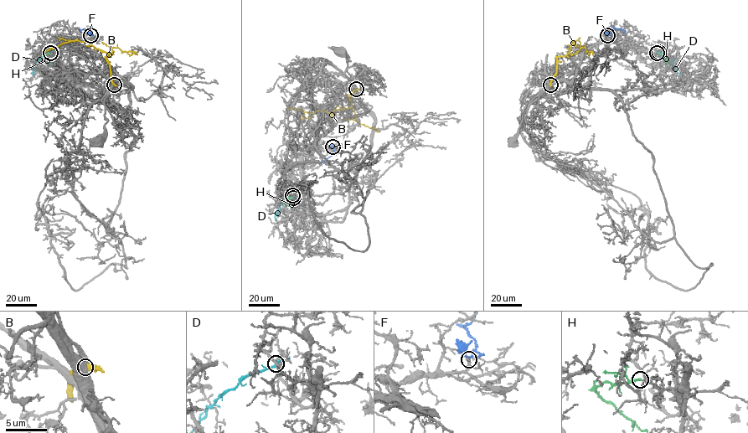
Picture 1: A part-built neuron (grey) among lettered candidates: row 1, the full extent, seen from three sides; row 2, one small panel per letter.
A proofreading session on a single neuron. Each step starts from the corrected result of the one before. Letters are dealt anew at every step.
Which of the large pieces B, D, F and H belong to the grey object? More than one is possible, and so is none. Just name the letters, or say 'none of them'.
F, H

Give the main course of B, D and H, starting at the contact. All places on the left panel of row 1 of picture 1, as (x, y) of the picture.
B: (113, 85), (105, 57), (108, 54), (88, 43), (68, 41), (43, 53)
D: (50, 52), (38, 59), (33, 74)
H: (50, 53), (42, 55), (49, 65)

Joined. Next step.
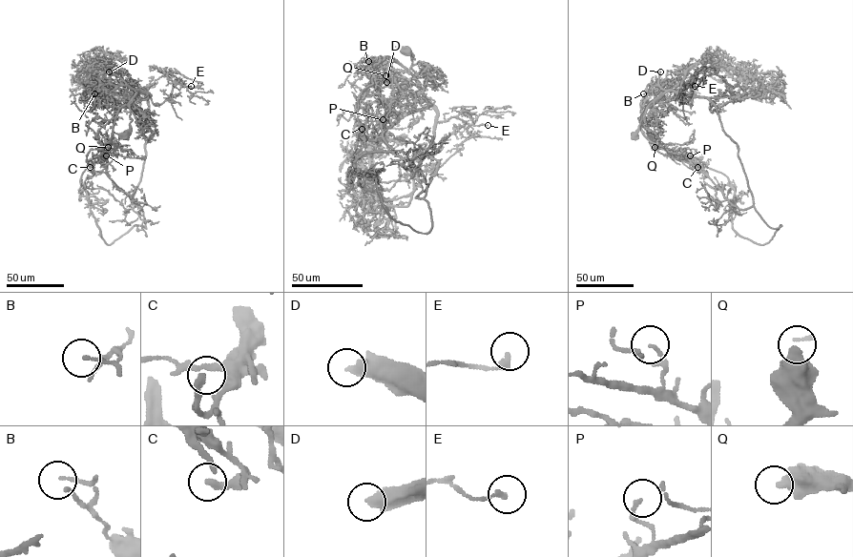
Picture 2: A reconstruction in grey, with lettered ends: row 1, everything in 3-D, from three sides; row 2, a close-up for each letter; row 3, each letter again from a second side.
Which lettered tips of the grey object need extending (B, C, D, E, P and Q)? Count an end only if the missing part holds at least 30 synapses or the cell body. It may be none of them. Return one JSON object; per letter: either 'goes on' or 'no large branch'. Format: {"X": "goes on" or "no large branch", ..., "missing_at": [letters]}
{"B": "no large branch", "C": "no large branch", "D": "goes on", "E": "no large branch", "P": "no large branch", "Q": "no large branch", "missing_at": ["D"]}

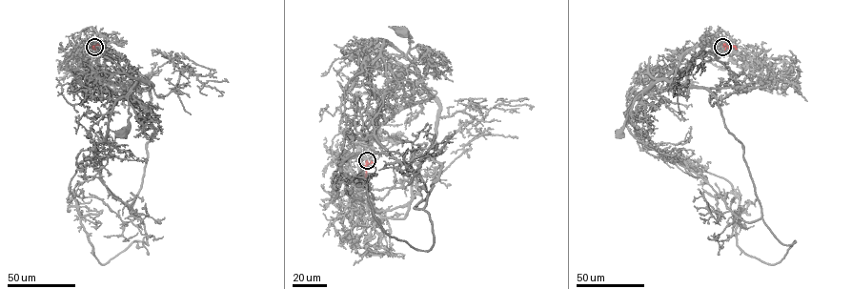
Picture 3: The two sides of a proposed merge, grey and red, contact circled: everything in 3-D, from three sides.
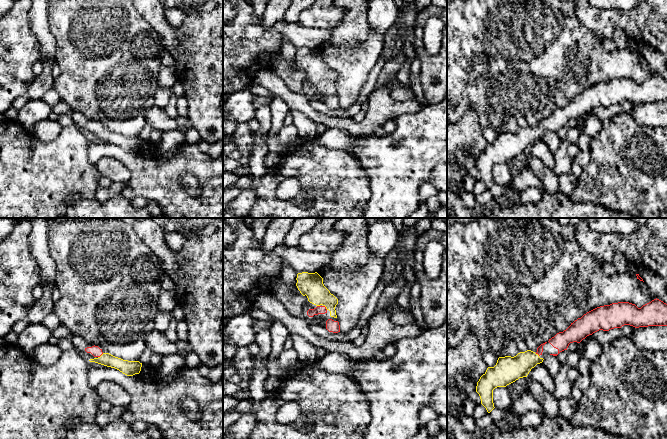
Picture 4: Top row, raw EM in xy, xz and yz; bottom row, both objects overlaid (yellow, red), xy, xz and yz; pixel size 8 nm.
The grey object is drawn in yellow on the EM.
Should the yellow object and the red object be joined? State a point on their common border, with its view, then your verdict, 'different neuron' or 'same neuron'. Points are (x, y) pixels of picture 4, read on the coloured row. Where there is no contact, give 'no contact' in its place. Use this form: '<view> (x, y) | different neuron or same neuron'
xy (101, 355) | same neuron

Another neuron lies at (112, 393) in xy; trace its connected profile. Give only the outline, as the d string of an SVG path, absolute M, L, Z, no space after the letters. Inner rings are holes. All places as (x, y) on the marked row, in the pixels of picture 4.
M104 381L95 390L100 402L107 403L110 407L127 407L130 404L129 393L116 382Z

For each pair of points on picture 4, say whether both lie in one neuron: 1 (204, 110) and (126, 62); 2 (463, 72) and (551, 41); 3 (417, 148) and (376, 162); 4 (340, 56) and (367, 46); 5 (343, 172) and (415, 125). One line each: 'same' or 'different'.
1: different
2: same
3: same
4: same
5: different

